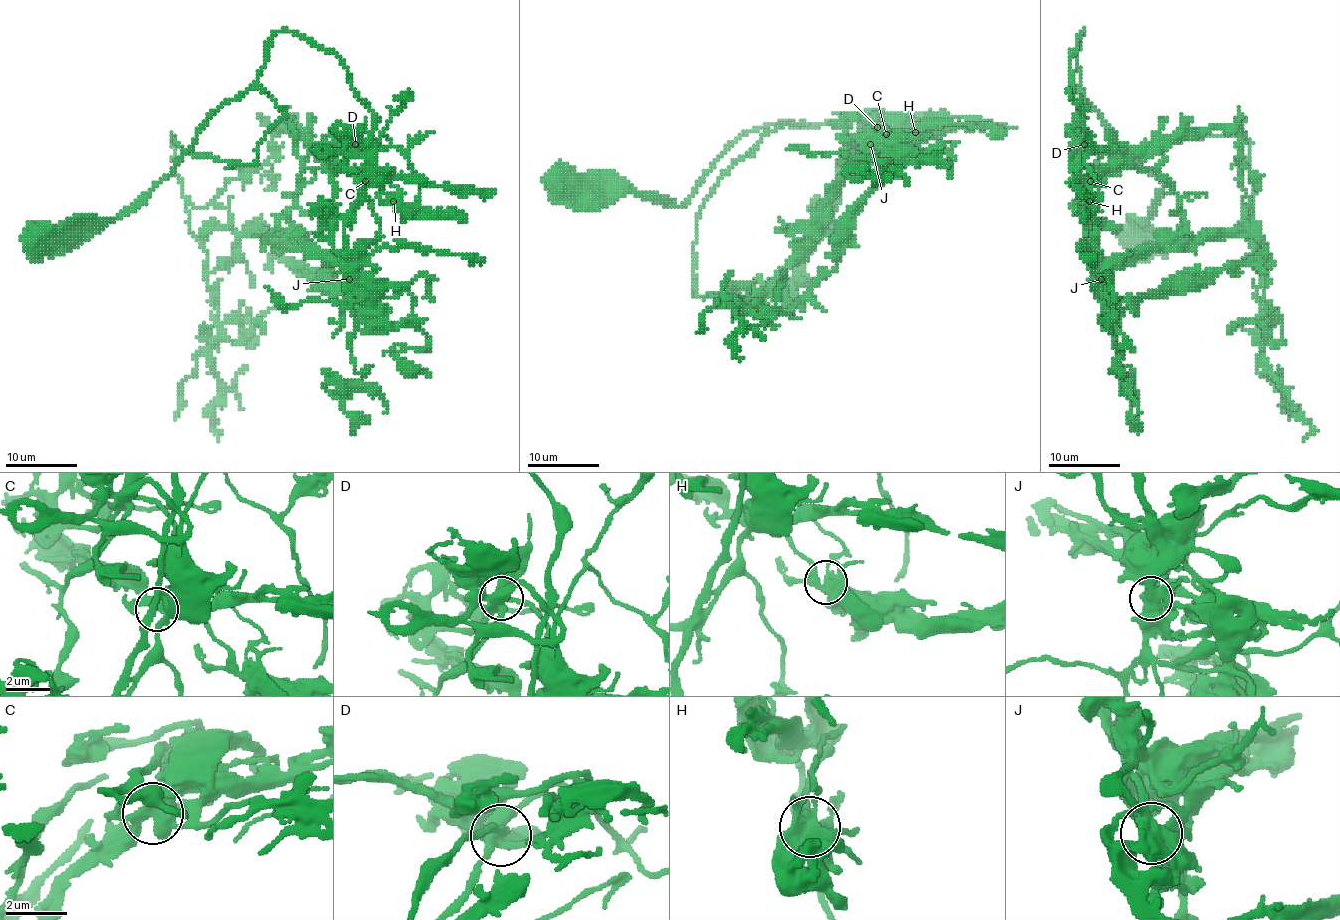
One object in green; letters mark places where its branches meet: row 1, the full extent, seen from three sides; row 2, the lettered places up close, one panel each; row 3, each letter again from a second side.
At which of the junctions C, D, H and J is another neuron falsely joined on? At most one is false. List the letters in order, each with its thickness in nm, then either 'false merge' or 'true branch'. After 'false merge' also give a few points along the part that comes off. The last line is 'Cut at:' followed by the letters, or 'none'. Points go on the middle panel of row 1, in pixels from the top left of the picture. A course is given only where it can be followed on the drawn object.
C: 480 nm | true branch
D: 460 nm | false merge | (877, 127), (870, 127), (856, 146), (843, 177), (825, 199), (818, 222), (800, 227), (784, 227)
H: 420 nm | true branch
J: 440 nm | true branch
Cut at: D

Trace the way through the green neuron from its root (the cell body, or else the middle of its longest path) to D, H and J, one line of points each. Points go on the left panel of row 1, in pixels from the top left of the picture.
D: (39, 239), (125, 216), (203, 122), (253, 84), (280, 30), (341, 61), (374, 120), (372, 140), (356, 144)
H: (39, 239), (125, 216), (203, 122), (253, 84), (280, 30), (345, 66), (372, 111), (368, 174), (393, 201)
J: (39, 239), (125, 216), (253, 84), (267, 41), (294, 30), (341, 61), (372, 111), (348, 279)

